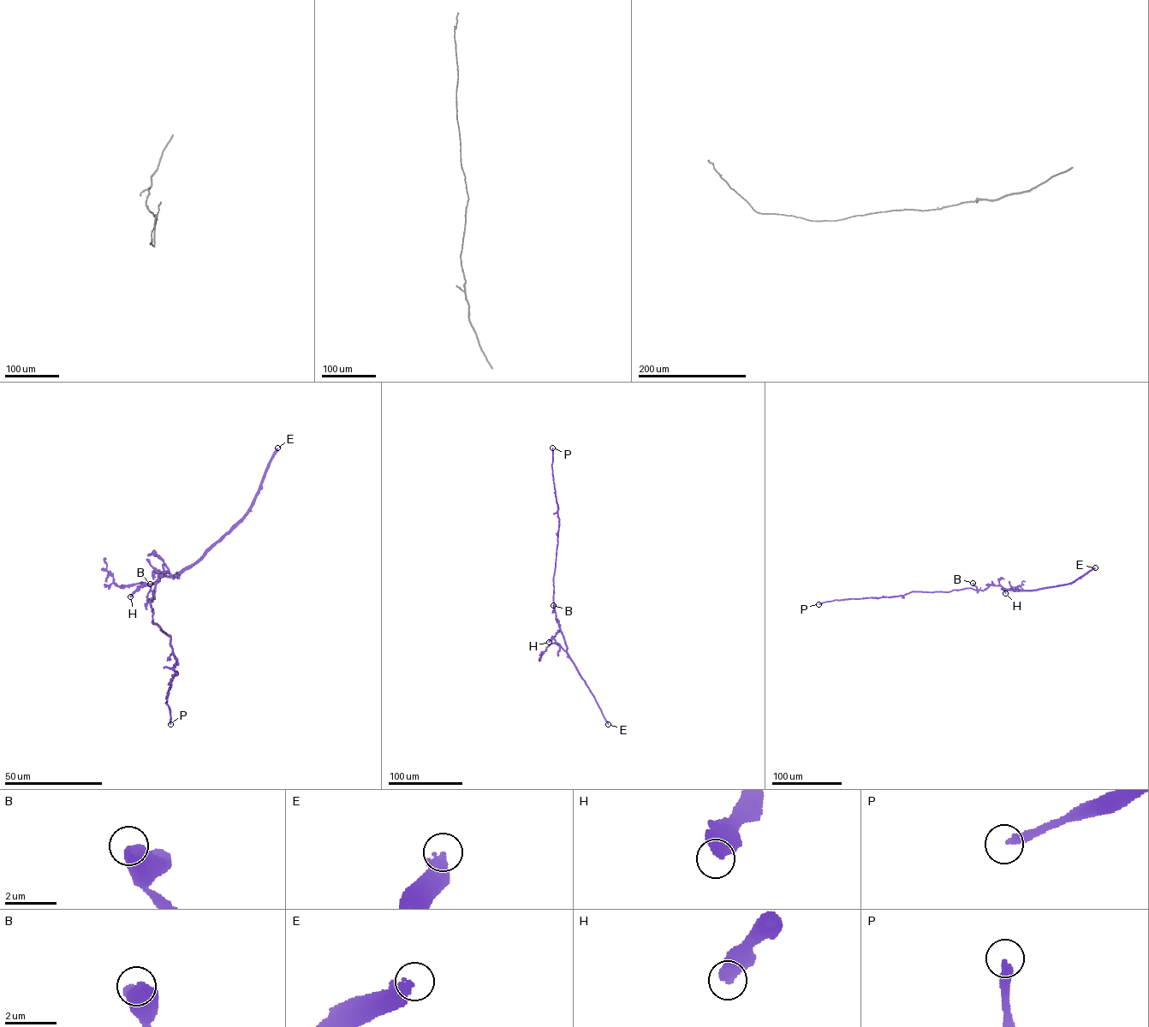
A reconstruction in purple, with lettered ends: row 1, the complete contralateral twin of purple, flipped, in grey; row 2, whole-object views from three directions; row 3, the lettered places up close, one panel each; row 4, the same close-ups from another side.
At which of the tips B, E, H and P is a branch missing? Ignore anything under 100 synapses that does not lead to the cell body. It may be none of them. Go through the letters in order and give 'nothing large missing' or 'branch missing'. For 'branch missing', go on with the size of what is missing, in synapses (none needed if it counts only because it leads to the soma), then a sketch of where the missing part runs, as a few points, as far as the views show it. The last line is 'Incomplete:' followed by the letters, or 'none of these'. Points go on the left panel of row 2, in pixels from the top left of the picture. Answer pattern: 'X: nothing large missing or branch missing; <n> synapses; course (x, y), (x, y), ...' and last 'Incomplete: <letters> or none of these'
B: nothing large missing
E: nothing large missing
H: nothing large missing
P: branch missing; 200 synapses; course (170, 724), (169, 743), (154, 737), (146, 746), (137, 631), (143, 628), (150, 602), (176, 597)
Incomplete: P

